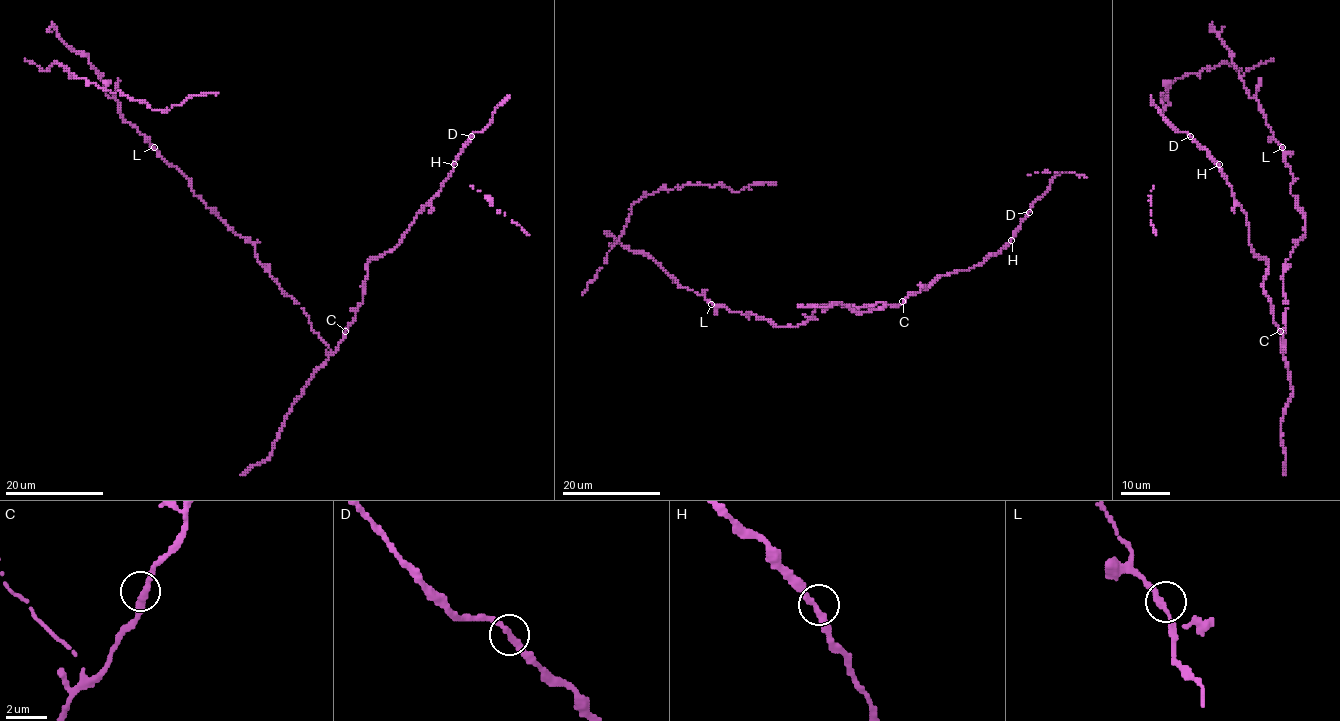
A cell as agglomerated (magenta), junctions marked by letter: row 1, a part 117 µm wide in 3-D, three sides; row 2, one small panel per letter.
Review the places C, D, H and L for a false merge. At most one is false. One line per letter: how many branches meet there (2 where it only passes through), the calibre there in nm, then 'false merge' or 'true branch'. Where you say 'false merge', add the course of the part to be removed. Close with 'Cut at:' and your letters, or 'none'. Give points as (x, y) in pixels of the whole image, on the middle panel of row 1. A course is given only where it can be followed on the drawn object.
C: 2 | 300 nm | true branch
D: 2 | 300 nm | true branch
H: 2 | 300 nm | true branch
L: 2 | 280 nm | true branch
Cut at: none

